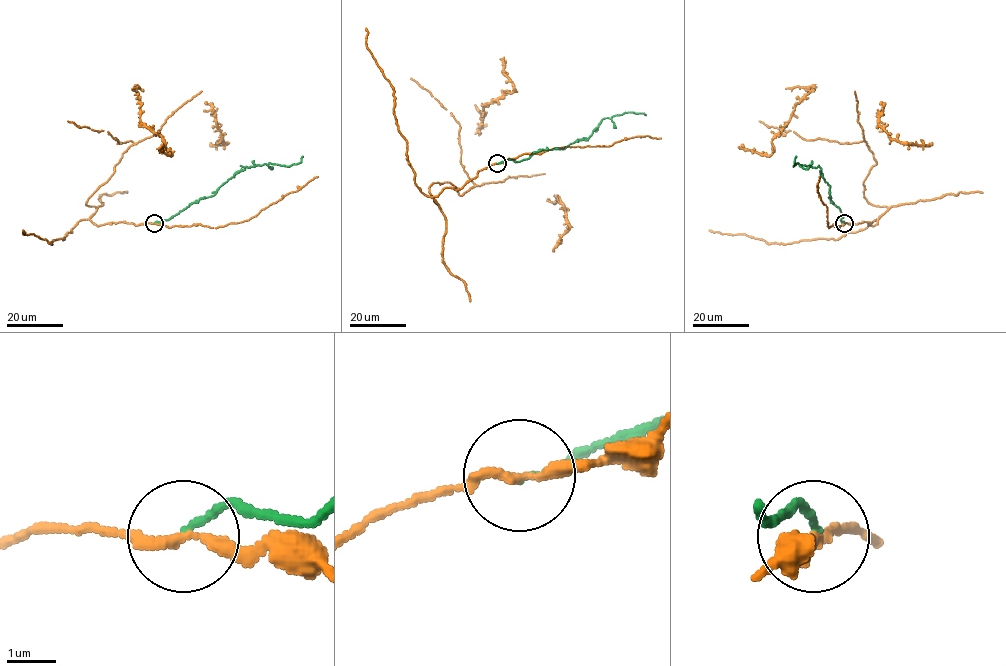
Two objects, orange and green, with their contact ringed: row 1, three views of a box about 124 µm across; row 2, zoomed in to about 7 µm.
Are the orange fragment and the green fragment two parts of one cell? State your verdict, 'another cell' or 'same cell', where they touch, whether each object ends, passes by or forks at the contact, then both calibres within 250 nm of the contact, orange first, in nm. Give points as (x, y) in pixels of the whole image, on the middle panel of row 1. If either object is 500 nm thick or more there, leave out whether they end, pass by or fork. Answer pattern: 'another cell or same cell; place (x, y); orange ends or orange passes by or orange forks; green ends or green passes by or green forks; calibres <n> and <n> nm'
another cell; place (497, 163); orange passes by; green ends; calibres 200 and 120 nm

